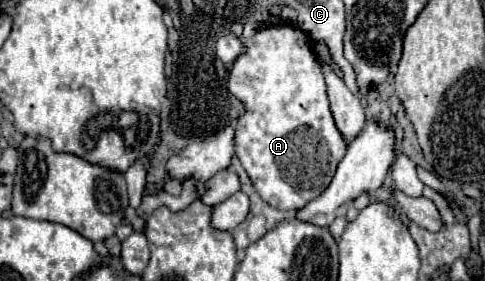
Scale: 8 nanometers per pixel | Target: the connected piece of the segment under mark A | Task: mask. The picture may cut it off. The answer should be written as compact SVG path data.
M291 24L261 26L255 36L245 40L245 52L233 62L227 86L229 92L245 104L245 114L235 122L235 154L255 190L277 210L301 210L329 186L347 152L347 142L343 134L339 134L329 110L325 80L309 36Z

